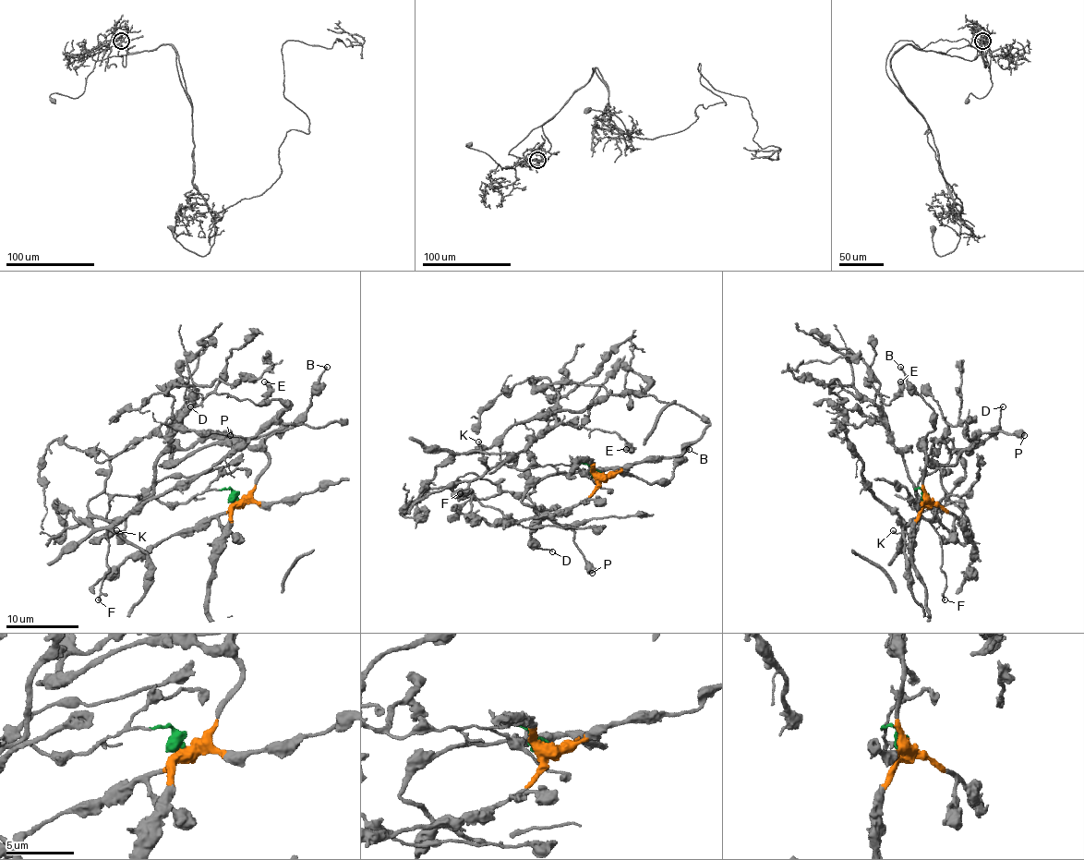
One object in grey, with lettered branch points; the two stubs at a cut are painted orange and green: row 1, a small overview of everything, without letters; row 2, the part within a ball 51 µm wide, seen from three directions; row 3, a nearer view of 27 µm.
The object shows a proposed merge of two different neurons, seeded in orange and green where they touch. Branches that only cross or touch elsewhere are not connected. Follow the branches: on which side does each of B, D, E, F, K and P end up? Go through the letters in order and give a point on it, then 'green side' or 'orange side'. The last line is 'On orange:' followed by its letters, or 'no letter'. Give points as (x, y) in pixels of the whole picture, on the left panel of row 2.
B: (327, 367) | orange side
D: (190, 406) | orange side
E: (264, 381) | green side
F: (98, 599) | green side
K: (116, 530) | green side
P: (230, 435) | orange side
On orange: B, D, P

